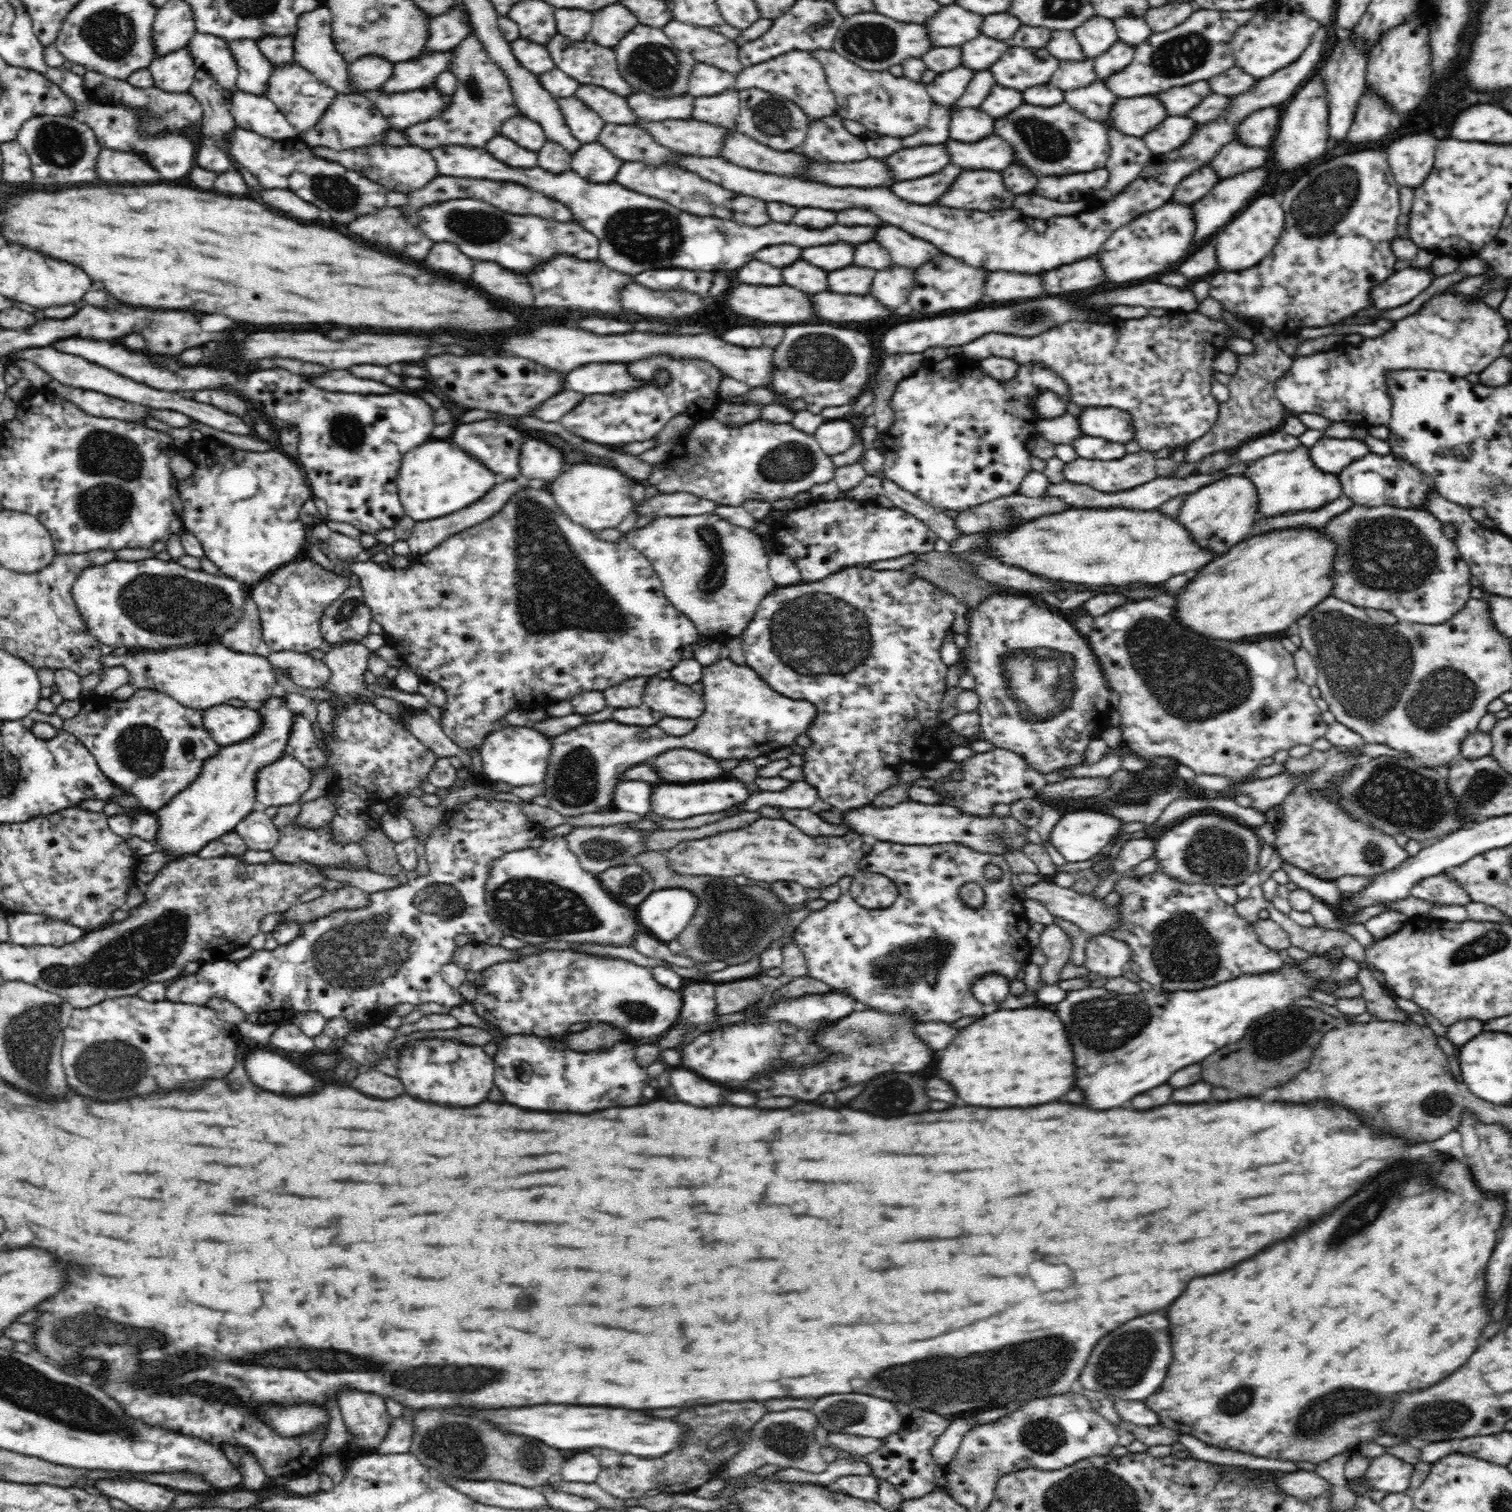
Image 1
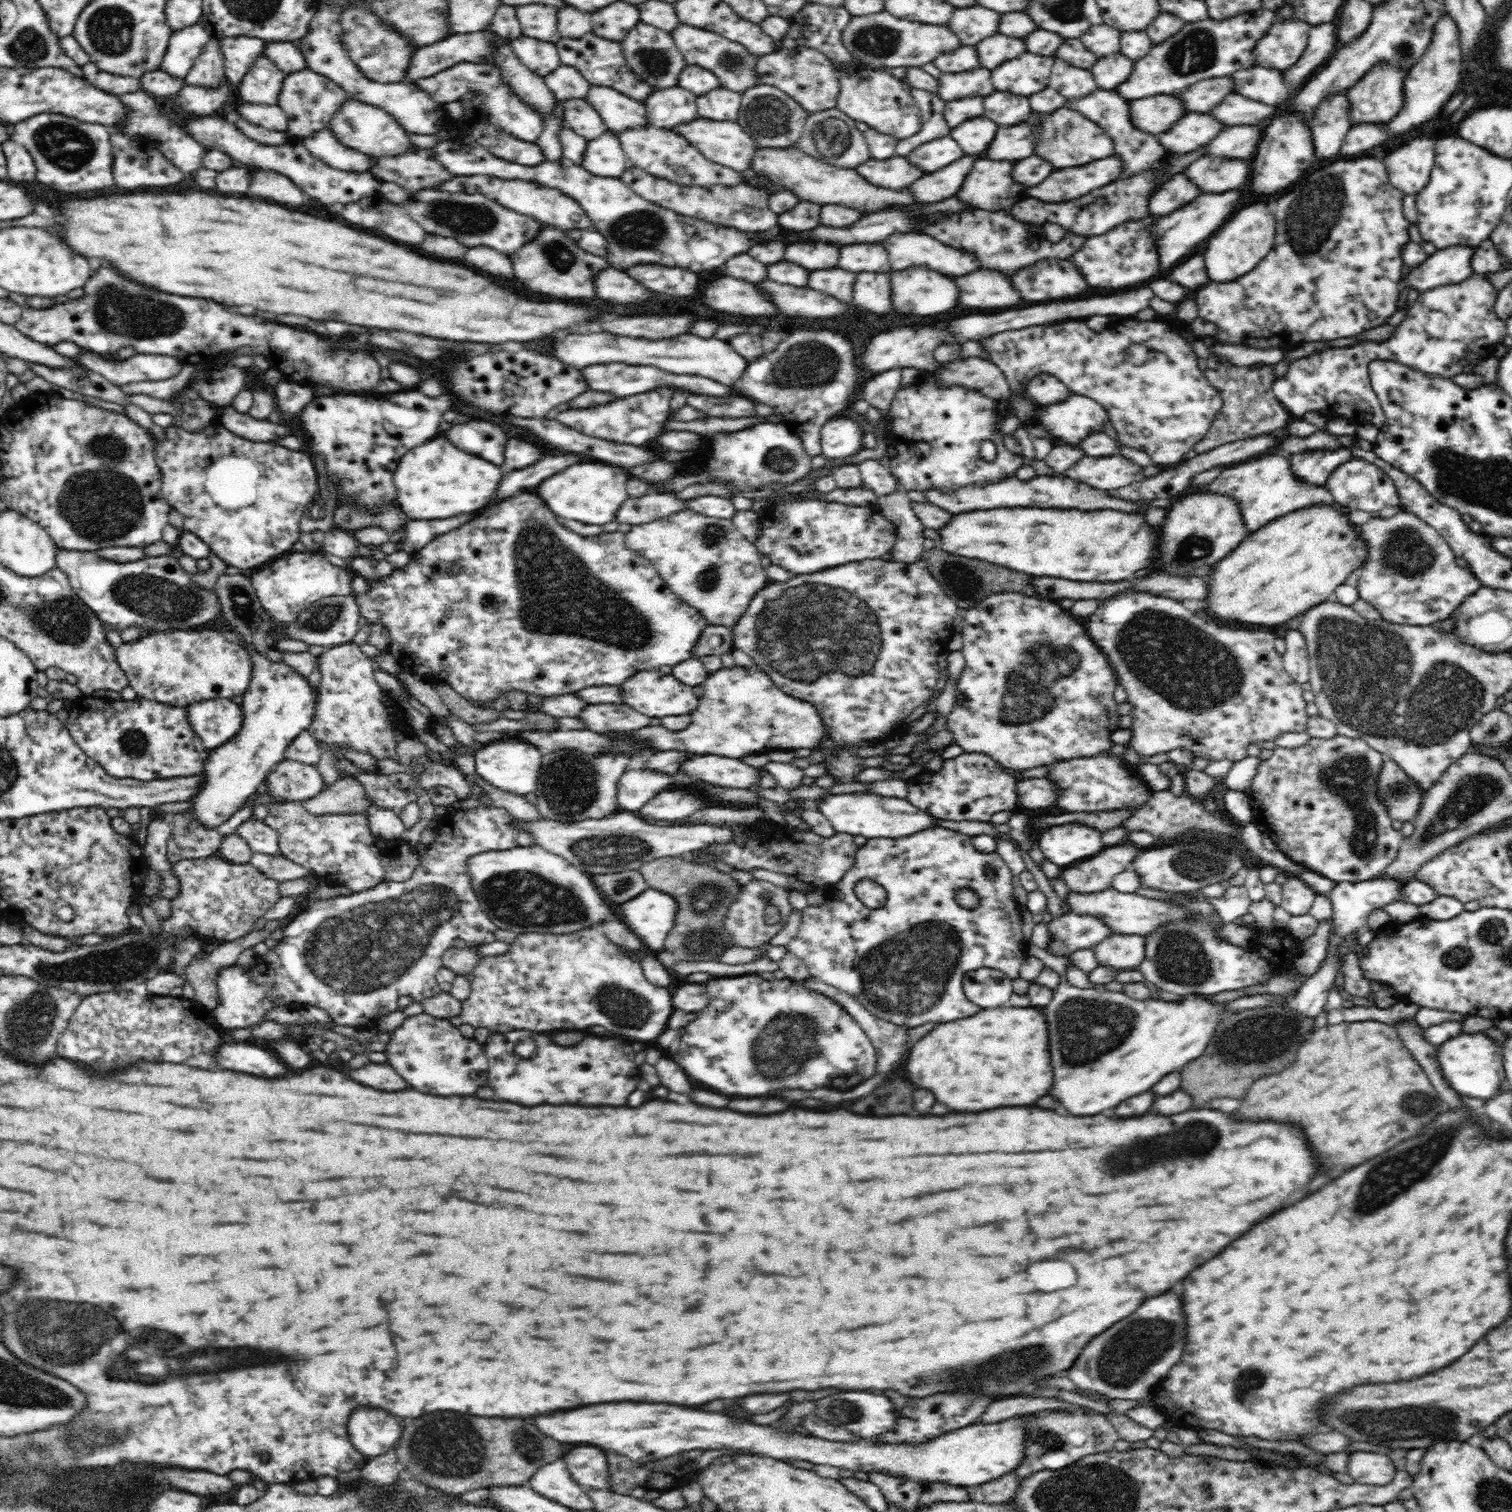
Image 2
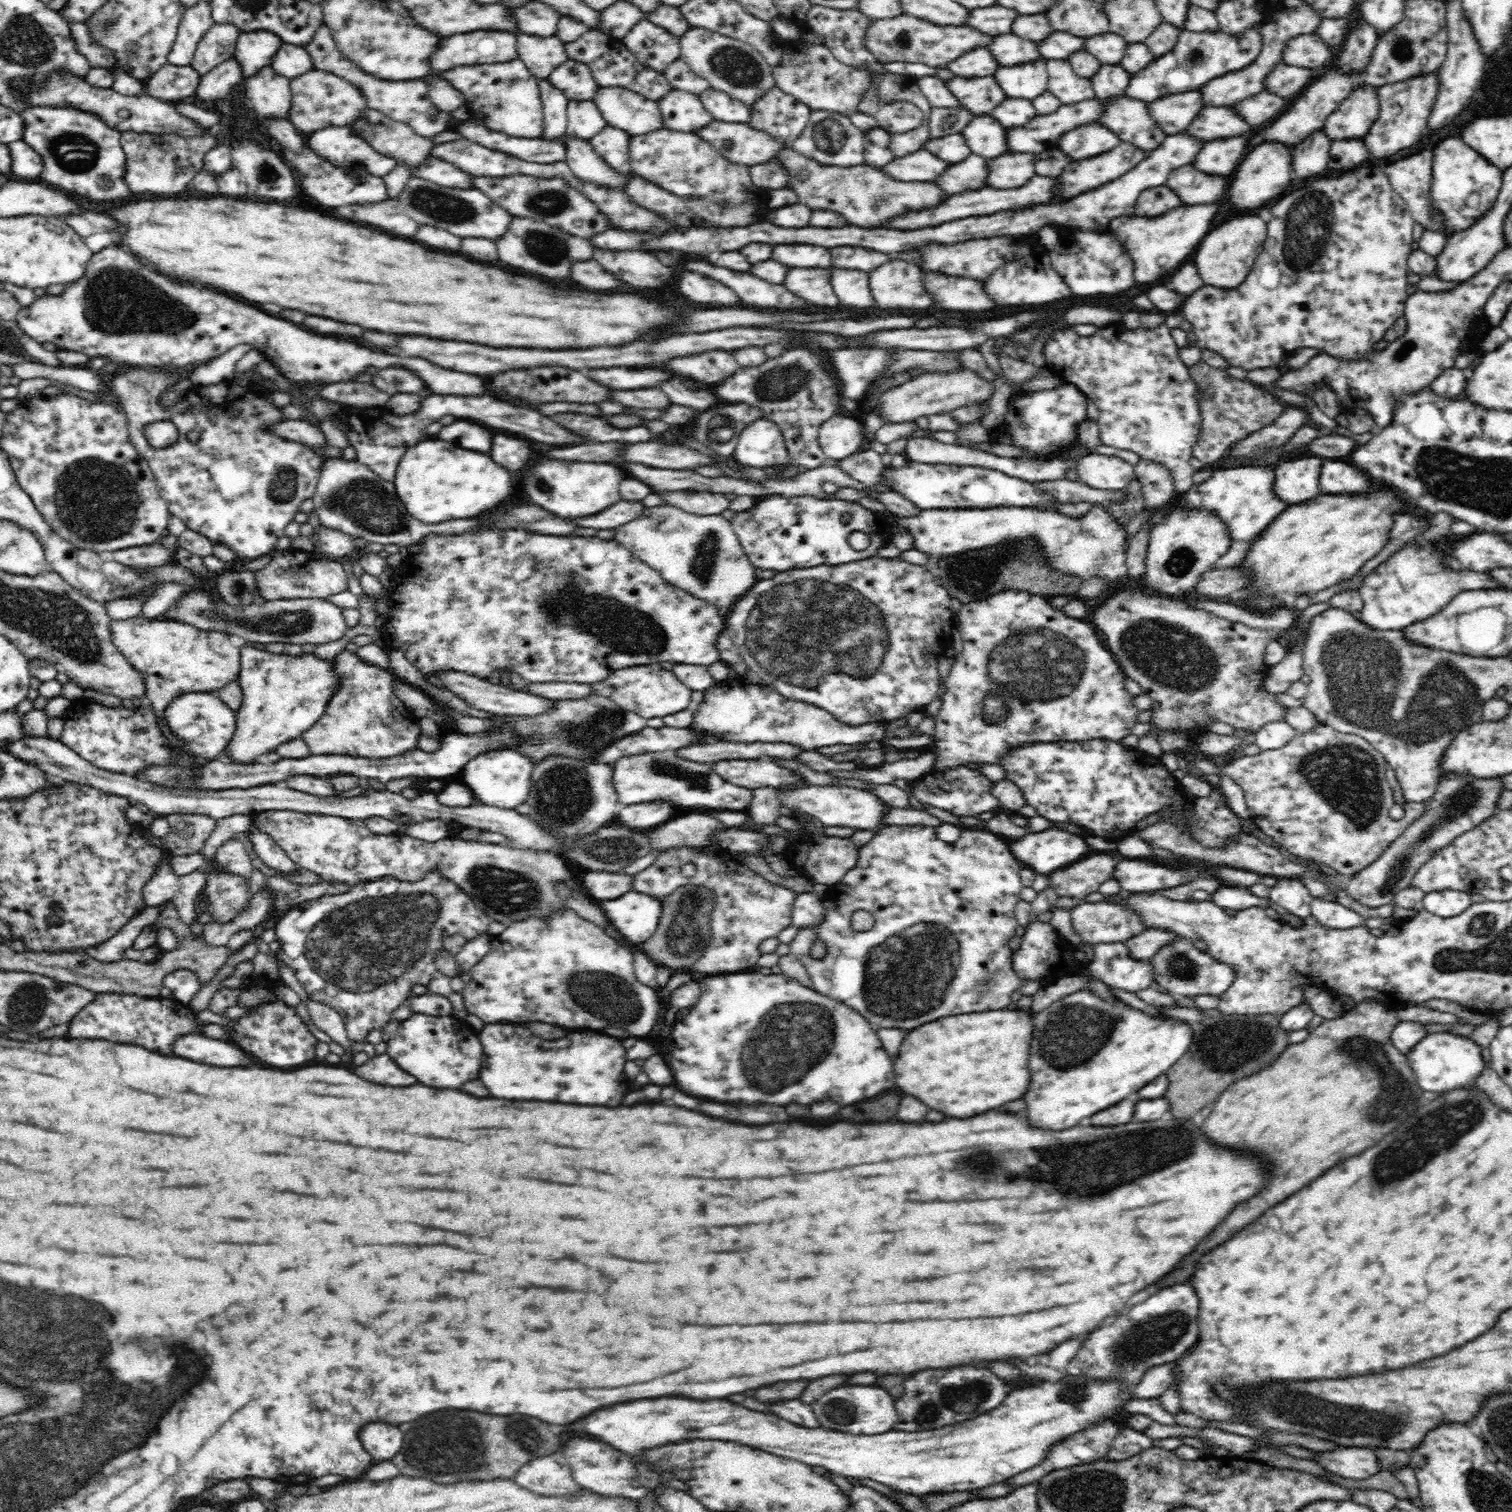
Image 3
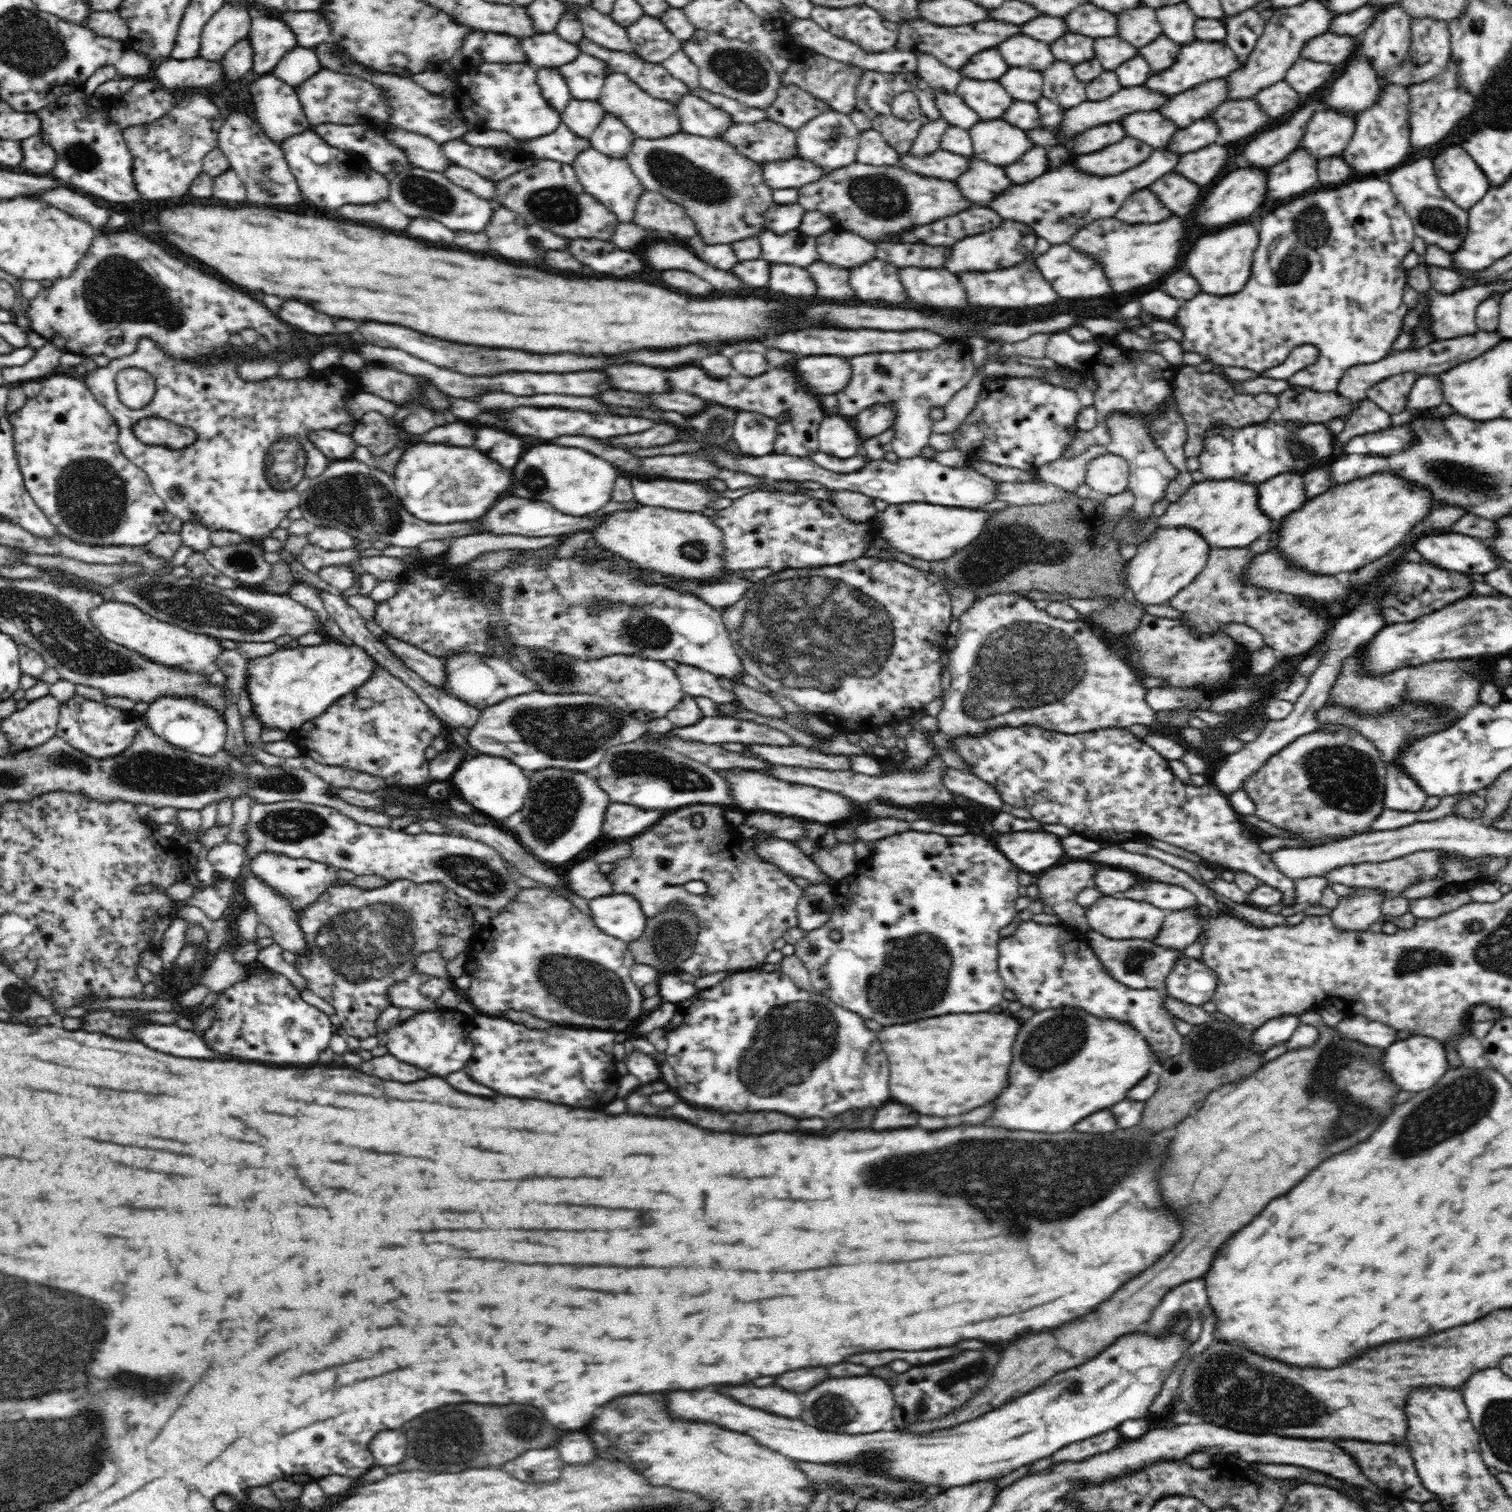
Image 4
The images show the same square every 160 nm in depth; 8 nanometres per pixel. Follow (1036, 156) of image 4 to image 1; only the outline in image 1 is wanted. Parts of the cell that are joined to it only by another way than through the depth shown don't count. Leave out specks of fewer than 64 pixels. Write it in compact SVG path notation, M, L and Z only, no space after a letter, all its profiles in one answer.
M968 170L956 178L938 206L988 212L1012 209L1015 196L1004 187L1002 173L991 170Z

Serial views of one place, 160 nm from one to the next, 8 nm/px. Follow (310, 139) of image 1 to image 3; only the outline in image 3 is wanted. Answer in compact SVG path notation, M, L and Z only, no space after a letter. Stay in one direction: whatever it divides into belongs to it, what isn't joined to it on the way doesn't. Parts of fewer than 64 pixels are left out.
M366 108L358 120L352 120L348 126L354 135L362 137L376 152L392 156L410 166L418 166L426 160L432 150L429 138L414 134L406 123L382 116L382 112Z

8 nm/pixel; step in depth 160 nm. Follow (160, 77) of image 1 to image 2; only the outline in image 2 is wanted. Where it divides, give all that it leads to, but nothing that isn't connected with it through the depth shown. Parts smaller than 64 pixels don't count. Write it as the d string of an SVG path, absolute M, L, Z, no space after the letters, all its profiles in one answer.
M200 23L172 33L158 69L177 81L184 81L210 39L210 35Z

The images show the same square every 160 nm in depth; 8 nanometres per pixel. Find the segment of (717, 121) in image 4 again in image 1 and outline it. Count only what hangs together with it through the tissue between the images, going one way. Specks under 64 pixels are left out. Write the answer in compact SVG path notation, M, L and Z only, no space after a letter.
M635 91L628 94L628 105L634 116L642 120L688 120L692 119L694 97L687 95L669 99L652 97L649 94Z

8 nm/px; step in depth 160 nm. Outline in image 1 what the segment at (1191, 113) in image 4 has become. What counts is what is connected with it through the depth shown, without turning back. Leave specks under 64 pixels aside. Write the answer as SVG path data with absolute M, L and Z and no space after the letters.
M1118 98L1110 110L1110 122L1106 120L1103 124L1112 124L1112 128L1120 130L1122 134L1142 138L1146 132L1164 122L1166 116L1168 114L1162 102L1156 98Z

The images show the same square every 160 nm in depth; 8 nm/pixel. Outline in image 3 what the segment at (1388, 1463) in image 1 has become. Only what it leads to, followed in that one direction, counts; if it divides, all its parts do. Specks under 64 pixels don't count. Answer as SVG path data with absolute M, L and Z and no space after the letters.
M1341 1447L1334 1452L1320 1453L1317 1460L1328 1470L1352 1480L1366 1480L1380 1474L1384 1468L1379 1465L1376 1450L1366 1447Z

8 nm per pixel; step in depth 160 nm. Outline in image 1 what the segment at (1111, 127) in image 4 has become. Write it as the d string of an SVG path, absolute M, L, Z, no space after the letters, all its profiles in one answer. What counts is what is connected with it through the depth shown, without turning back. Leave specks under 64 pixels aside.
M1066 102L1048 108L1026 103L1018 106L1014 112L994 119L992 134L998 135L1012 147L1012 162L1024 169L1030 168L1030 172L1042 178L1105 168L1110 146L1102 124L1086 118Z

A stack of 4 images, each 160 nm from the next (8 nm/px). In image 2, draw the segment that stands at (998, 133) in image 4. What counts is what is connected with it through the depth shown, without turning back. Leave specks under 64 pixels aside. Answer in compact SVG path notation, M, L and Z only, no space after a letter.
M978 116L954 126L949 135L962 146L966 154L980 154L994 140L996 124L984 116Z

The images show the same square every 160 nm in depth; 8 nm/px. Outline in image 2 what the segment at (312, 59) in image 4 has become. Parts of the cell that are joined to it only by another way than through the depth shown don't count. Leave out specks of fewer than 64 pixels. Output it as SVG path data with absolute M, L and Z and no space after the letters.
M295 41L265 42L262 54L285 74L306 69L304 55Z

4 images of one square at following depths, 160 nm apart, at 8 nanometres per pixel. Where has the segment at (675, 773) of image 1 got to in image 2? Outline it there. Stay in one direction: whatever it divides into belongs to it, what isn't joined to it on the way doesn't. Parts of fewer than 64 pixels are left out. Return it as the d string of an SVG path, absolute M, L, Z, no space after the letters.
M690 756L678 766L678 773L723 787L750 789L758 782L758 770L740 759L723 756Z

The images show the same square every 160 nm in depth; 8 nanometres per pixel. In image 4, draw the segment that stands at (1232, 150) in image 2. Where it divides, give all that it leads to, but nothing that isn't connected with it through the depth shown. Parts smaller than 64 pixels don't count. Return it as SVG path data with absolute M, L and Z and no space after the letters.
M1210 144L1198 152L1183 154L1178 160L1178 166L1174 168L1178 174L1190 178L1196 184L1210 184L1220 174L1220 170L1226 166L1228 150L1220 144Z

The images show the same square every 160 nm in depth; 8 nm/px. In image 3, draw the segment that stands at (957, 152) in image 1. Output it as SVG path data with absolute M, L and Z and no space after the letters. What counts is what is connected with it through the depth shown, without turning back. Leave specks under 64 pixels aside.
M1096 98L1072 106L1059 106L1052 114L1035 116L1024 126L1008 130L1008 152L1038 154L1044 151L1044 146L1054 146L1060 134L1088 122L1098 122L1100 114L1102 103Z

